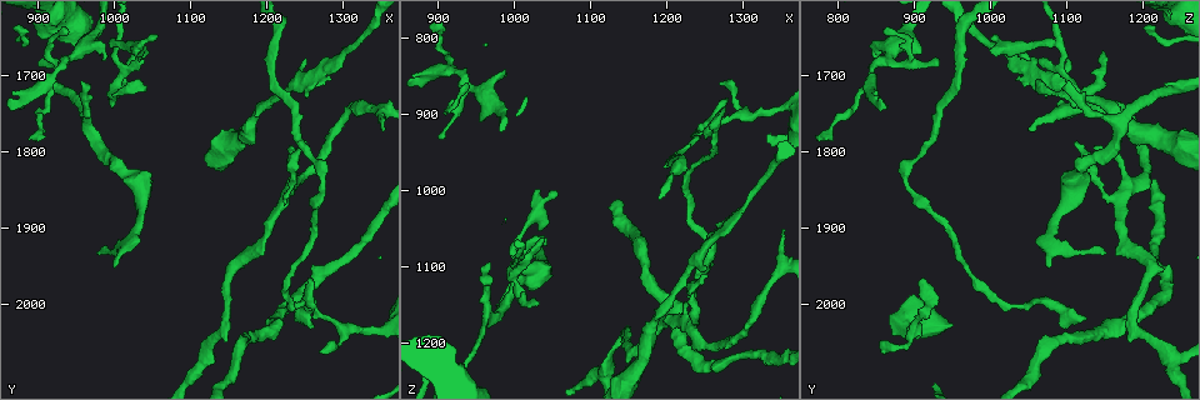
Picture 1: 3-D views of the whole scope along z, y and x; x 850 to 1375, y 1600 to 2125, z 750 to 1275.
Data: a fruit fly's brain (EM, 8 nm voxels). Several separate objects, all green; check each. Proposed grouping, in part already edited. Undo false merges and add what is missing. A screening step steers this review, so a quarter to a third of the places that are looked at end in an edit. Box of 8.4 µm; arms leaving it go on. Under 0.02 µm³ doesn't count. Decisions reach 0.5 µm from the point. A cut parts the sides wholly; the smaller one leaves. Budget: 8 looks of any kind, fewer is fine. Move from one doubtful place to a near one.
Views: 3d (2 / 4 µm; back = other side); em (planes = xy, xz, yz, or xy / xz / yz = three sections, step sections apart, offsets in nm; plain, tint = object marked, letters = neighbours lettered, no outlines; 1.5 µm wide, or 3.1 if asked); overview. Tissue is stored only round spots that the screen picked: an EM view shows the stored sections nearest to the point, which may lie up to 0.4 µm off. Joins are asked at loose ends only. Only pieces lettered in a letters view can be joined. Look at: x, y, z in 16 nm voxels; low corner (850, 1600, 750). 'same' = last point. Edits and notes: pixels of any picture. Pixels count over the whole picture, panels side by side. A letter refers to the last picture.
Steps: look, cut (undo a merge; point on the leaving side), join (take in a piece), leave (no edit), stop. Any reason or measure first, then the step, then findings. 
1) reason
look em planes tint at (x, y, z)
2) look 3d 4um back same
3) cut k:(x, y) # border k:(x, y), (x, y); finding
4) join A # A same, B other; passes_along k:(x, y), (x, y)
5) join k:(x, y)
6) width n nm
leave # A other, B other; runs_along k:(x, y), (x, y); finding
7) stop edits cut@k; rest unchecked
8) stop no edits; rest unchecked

look em planes letters at (1230, 2005, 1035)

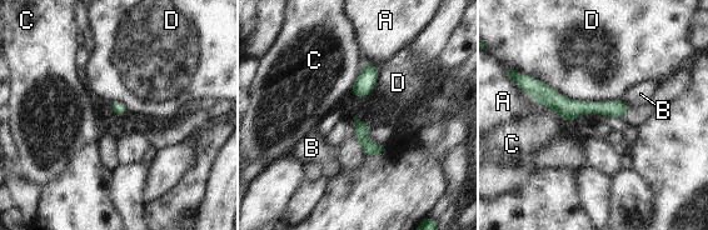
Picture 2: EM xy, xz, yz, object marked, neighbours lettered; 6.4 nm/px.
leave # A other, B other, C other, D other; runs_along 2:(528, 89), (566, 108), (624, 109); all the same cell

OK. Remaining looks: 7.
abrupt turn
look 3d 2um at (1225, 1860, 1175)

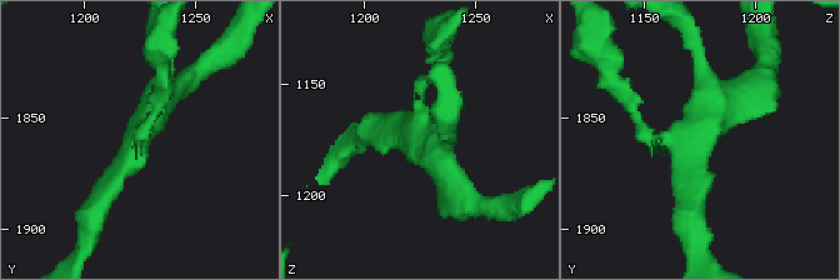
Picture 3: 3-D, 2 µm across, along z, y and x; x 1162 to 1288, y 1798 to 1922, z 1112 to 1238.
need the tissue
look em planes letters at (1224, 1858, 1174)

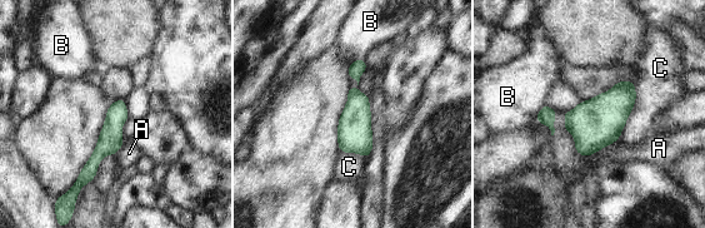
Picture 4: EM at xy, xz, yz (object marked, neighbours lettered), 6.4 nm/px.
longest_contact C 360 nm
leave # A other, B other, C other; border 4:(636, 84), (635, 104), (619, 138); one cell here

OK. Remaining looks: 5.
branch stops here
look 3d 2um at (905, 1690, 930)

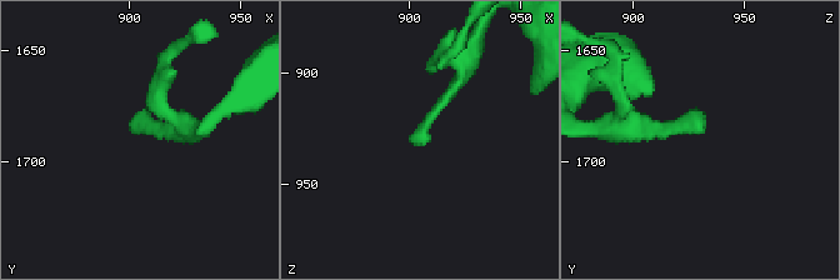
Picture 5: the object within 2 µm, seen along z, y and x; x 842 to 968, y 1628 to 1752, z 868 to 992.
now the EM
look em xy step 8 tint at (903, 1686, 931)

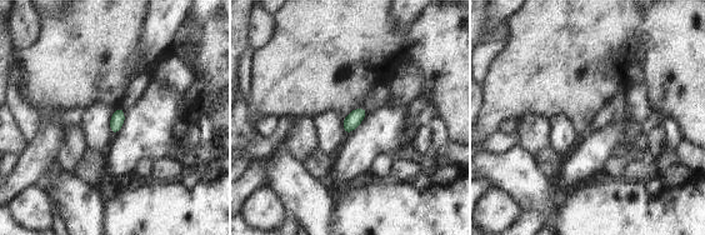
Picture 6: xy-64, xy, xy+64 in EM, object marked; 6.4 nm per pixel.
look em planes letters same

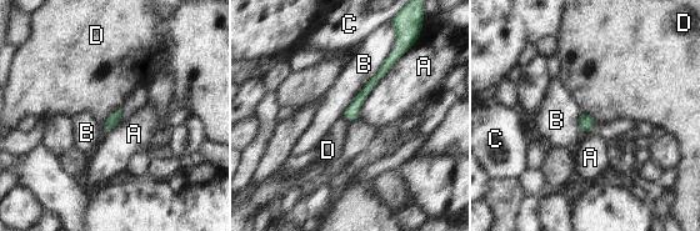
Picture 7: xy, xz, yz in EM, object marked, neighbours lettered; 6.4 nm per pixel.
width 80 nm
leave # A other, B other, C other, D other; runs_along 7:(394, 58), (358, 100), (350, 117); none of them fits

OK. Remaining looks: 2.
stop no edits; rest unchecked

